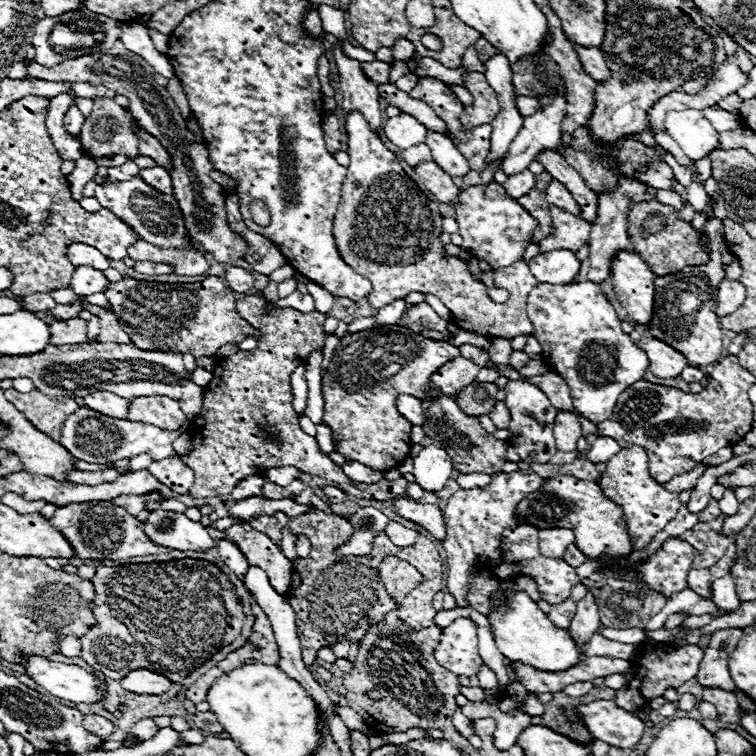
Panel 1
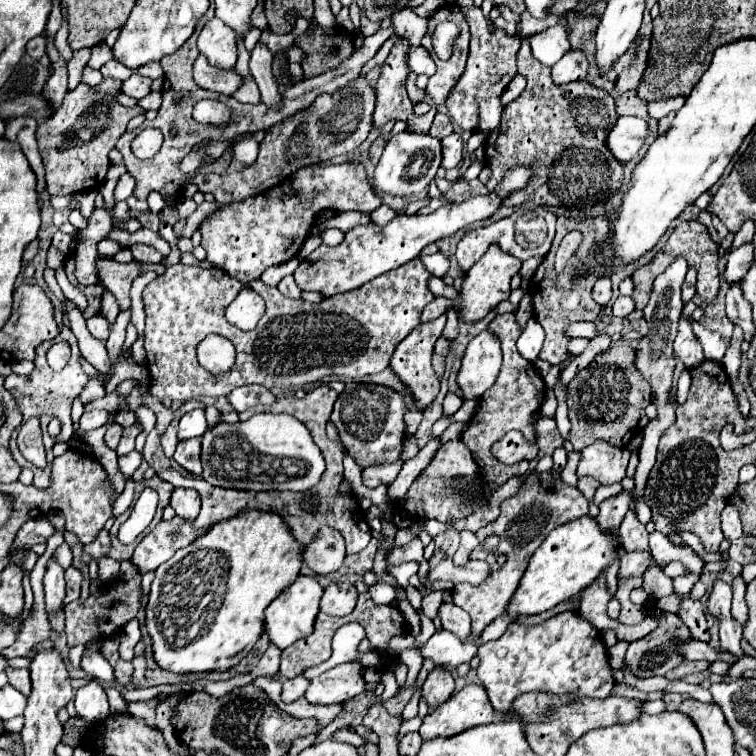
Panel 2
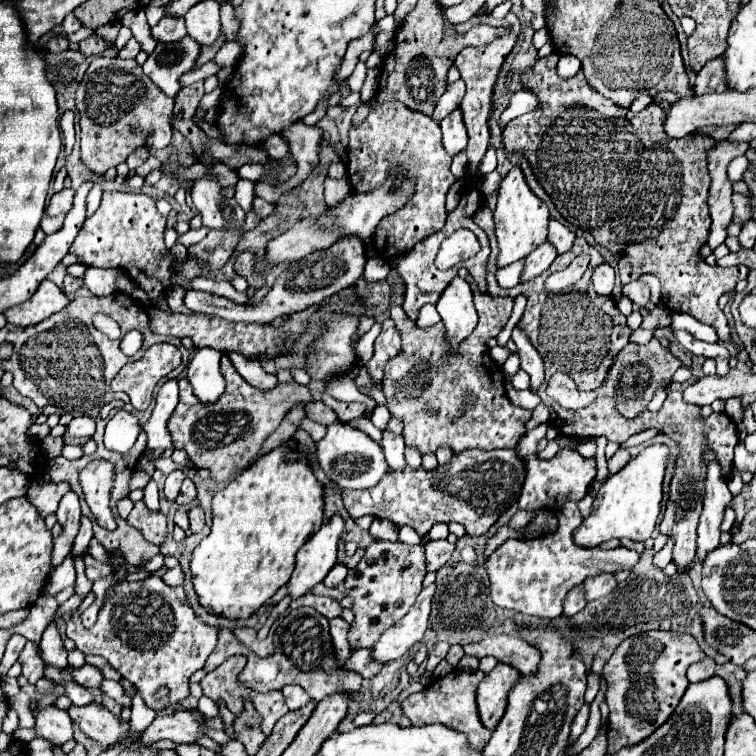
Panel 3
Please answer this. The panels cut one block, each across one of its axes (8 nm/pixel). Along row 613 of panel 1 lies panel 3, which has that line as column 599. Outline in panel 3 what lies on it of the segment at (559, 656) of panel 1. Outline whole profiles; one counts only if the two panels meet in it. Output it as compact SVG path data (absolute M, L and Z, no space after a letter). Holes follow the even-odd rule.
M650 444L636 458L632 458L618 474L612 474L604 486L598 490L594 500L594 510L584 522L574 530L572 538L582 548L594 548L610 538L630 538L648 540L656 526L662 506L662 484L666 474L670 448L666 444Z

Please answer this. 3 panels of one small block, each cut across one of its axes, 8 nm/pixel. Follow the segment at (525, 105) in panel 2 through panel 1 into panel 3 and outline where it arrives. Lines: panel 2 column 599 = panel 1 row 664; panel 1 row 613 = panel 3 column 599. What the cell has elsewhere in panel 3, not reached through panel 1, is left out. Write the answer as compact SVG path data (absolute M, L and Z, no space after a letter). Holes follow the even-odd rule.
M550 54L546 58L540 58L536 62L536 66L532 70L528 70L526 74L522 74L522 80L526 82L528 90L532 90L538 100L540 100L540 108L532 114L524 114L524 116L518 116L514 118L512 122L506 124L506 130L504 130L504 146L506 146L506 152L524 152L524 156L530 160L532 164L532 170L536 174L536 178L540 180L542 188L548 192L548 196L554 200L556 208L560 210L560 214L564 216L564 220L568 220L572 226L578 226L586 232L590 232L596 242L620 242L614 248L614 252L620 254L620 260L618 260L618 274L620 274L620 280L622 284L628 284L632 280L636 280L640 274L644 272L650 272L654 276L660 278L662 282L662 304L672 310L672 312L688 312L690 316L694 316L696 320L704 322L704 324L710 324L716 328L718 332L718 338L720 342L730 342L732 340L732 334L730 334L730 326L728 326L728 320L724 316L724 312L718 308L718 298L730 290L734 290L734 286L748 276L748 268L744 265L732 266L732 267L720 267L710 266L700 258L700 248L702 244L706 242L708 238L708 232L710 232L710 210L708 210L708 188L710 188L710 174L708 174L708 168L706 168L706 158L708 158L708 152L712 150L712 144L716 144L716 140L712 136L706 136L706 134L688 134L684 138L670 138L670 136L664 136L664 110L660 110L656 104L650 104L648 108L644 108L642 112L634 114L632 110L628 108L620 108L616 106L612 100L600 96L584 78L582 72L578 72L576 76L568 78L568 80L562 80L558 74L556 74L556 62L558 62L558 54Z

